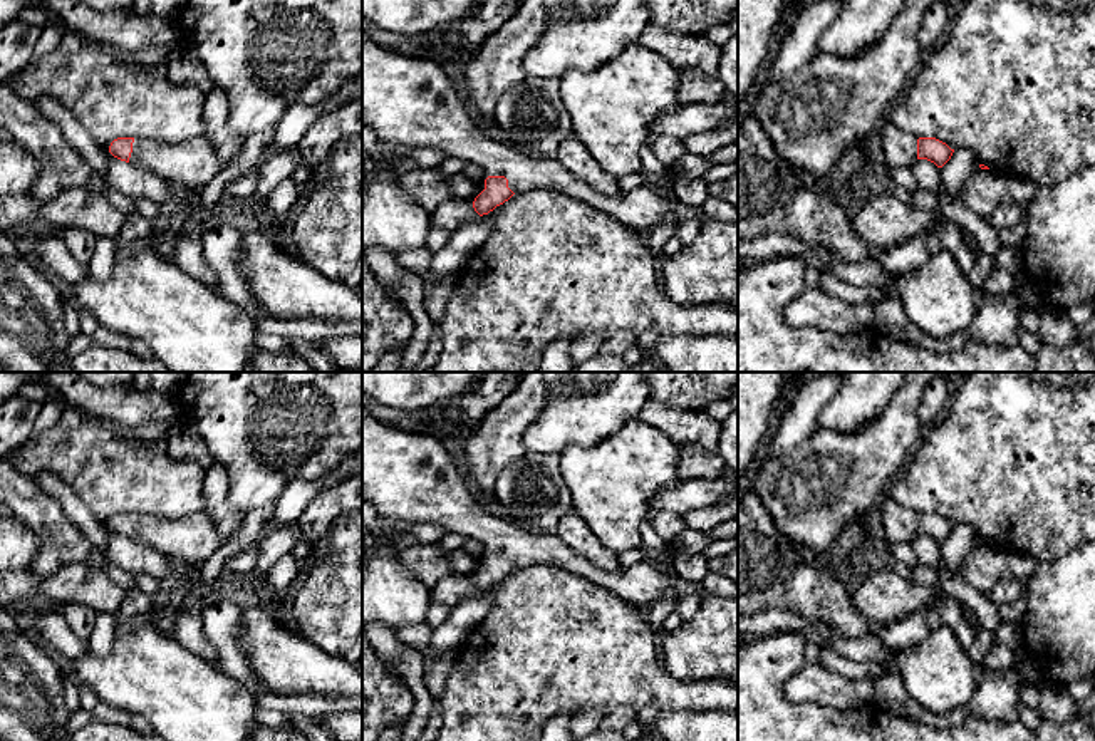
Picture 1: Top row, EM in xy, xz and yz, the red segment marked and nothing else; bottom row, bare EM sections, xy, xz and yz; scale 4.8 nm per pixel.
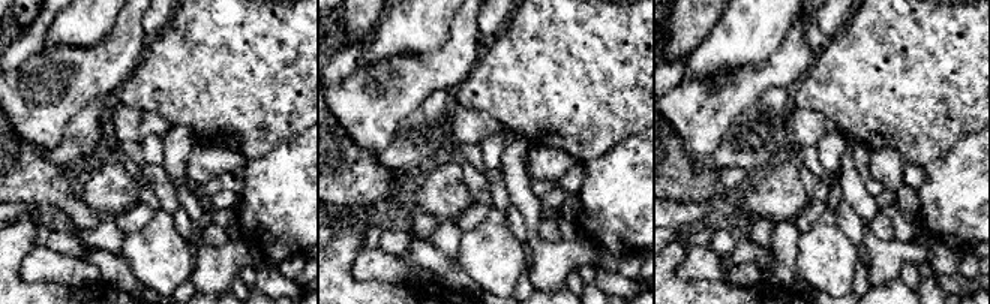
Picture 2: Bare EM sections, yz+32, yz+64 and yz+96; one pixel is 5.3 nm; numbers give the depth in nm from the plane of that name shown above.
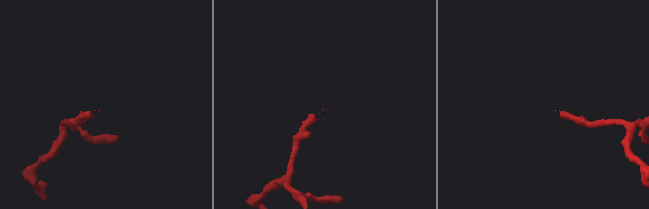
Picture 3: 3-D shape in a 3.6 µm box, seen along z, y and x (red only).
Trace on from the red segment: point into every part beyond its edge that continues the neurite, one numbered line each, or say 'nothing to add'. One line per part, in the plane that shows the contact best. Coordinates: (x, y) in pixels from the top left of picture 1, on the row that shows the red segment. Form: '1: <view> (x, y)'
1: xz (409, 101)

